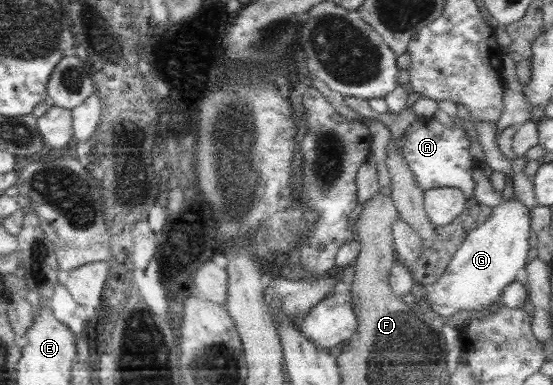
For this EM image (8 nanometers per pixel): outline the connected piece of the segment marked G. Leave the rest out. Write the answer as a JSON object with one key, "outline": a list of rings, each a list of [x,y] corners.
{"outline":[[[516,196],[509,200],[502,199],[502,203],[492,207],[490,217],[466,235],[438,282],[423,286],[427,300],[431,304],[430,310],[444,317],[456,315],[459,310],[466,310],[473,315],[484,314],[490,306],[500,301],[504,288],[521,277],[529,260],[532,231],[531,210],[526,205],[522,205],[522,201]]]}

